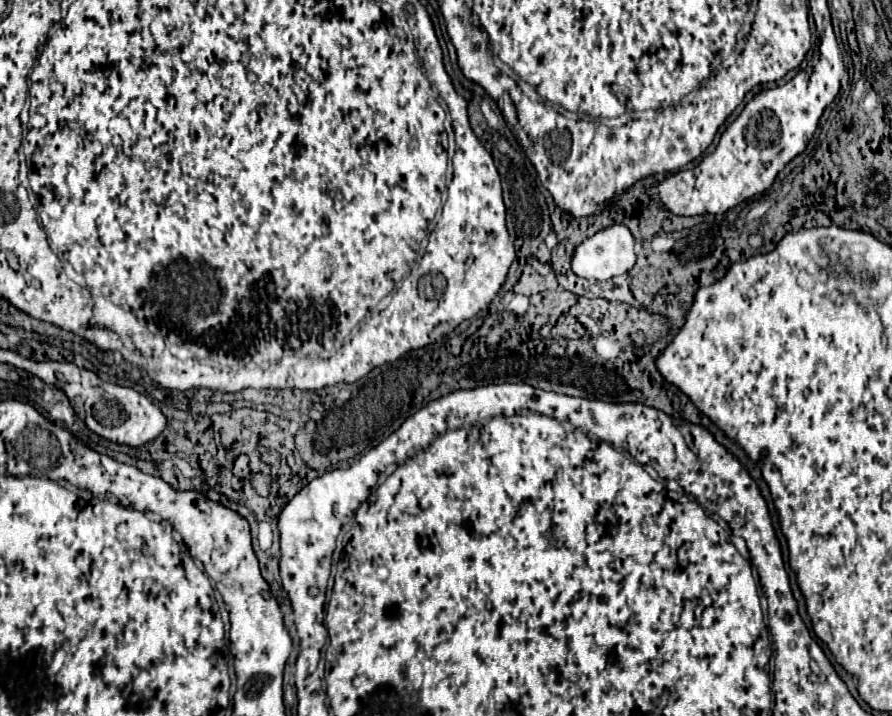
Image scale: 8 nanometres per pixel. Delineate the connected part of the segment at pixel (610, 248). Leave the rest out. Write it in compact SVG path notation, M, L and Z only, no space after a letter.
M623 224L605 228L605 230L597 232L597 236L591 236L589 240L581 242L575 248L575 254L571 260L573 272L577 272L577 276L587 278L587 280L609 280L613 276L629 272L633 268L633 264L635 264L635 240L629 232L629 228Z

